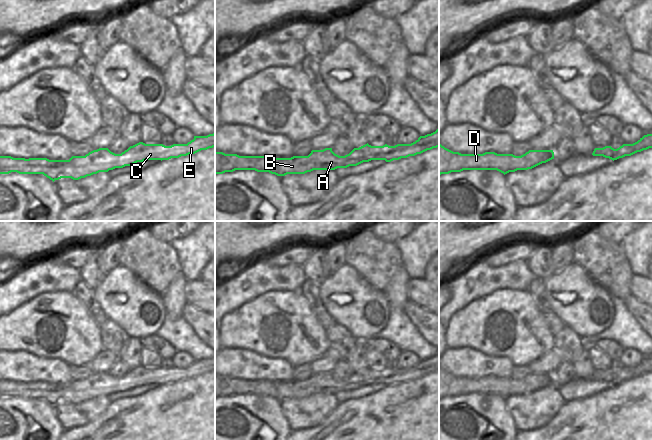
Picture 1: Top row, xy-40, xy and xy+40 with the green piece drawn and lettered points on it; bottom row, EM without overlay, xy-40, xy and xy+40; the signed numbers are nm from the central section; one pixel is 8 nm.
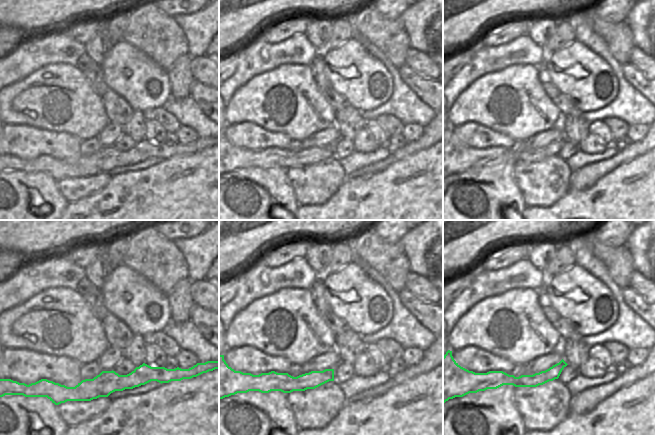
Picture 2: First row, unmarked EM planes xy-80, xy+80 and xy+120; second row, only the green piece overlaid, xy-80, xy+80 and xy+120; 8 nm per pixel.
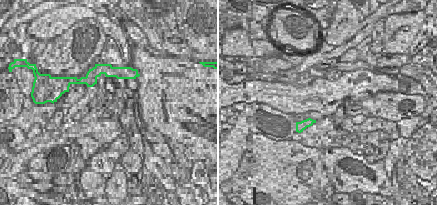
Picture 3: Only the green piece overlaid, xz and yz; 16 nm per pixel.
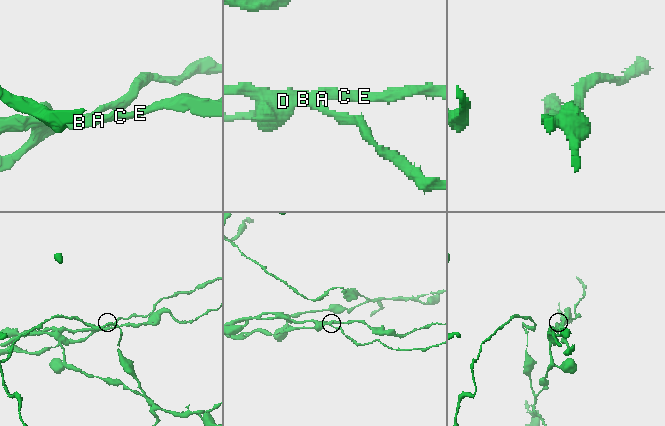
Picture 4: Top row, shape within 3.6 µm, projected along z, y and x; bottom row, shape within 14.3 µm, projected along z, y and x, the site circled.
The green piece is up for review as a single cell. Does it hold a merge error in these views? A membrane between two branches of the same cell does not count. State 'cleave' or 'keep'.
cleave

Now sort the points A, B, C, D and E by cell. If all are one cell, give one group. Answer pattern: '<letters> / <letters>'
A B C E / D

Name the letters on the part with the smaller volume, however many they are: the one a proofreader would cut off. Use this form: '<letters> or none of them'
D

